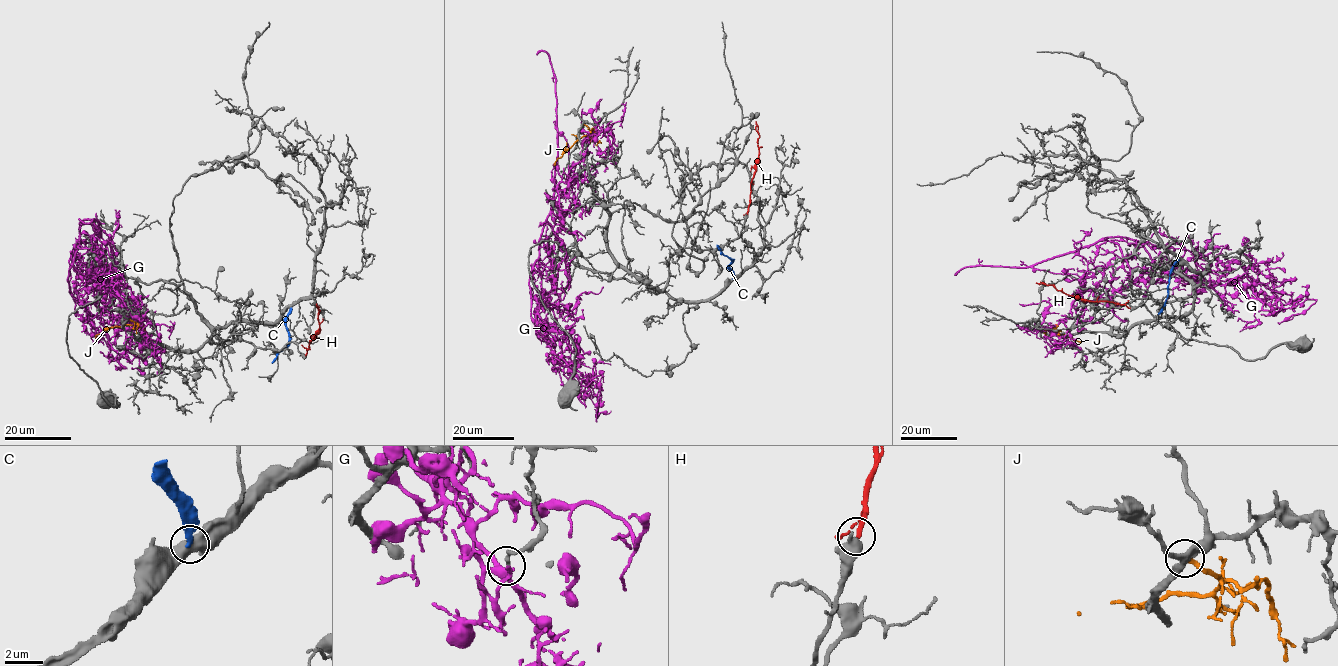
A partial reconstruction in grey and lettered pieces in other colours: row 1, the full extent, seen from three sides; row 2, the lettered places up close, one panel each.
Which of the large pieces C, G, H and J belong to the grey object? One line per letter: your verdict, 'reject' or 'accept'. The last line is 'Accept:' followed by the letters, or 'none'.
C: reject
G: reject
H: accept
J: reject
Accept: H

